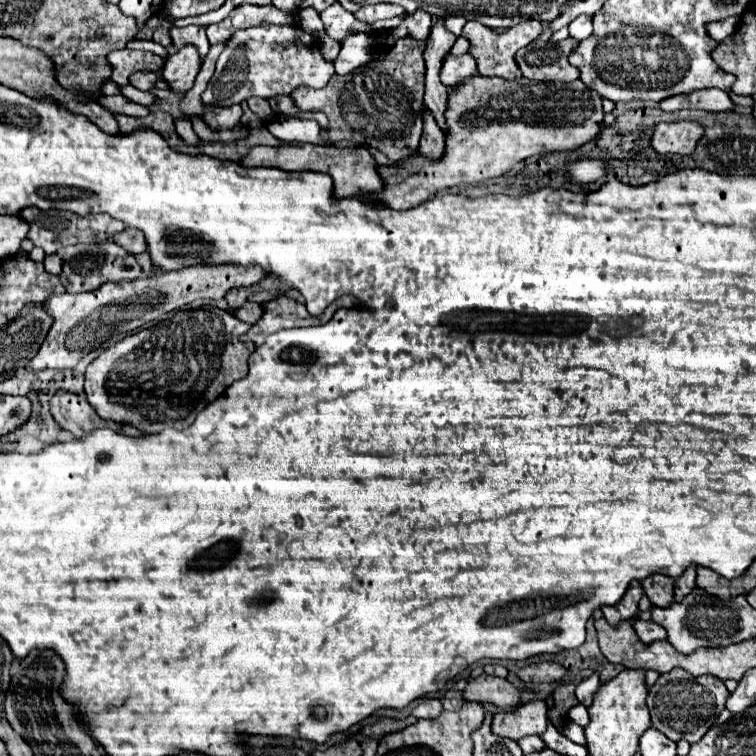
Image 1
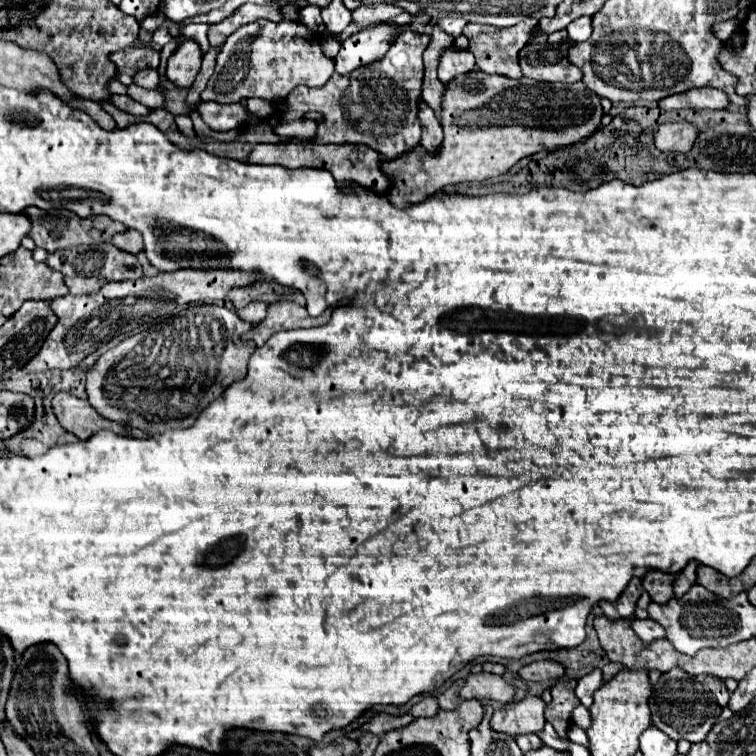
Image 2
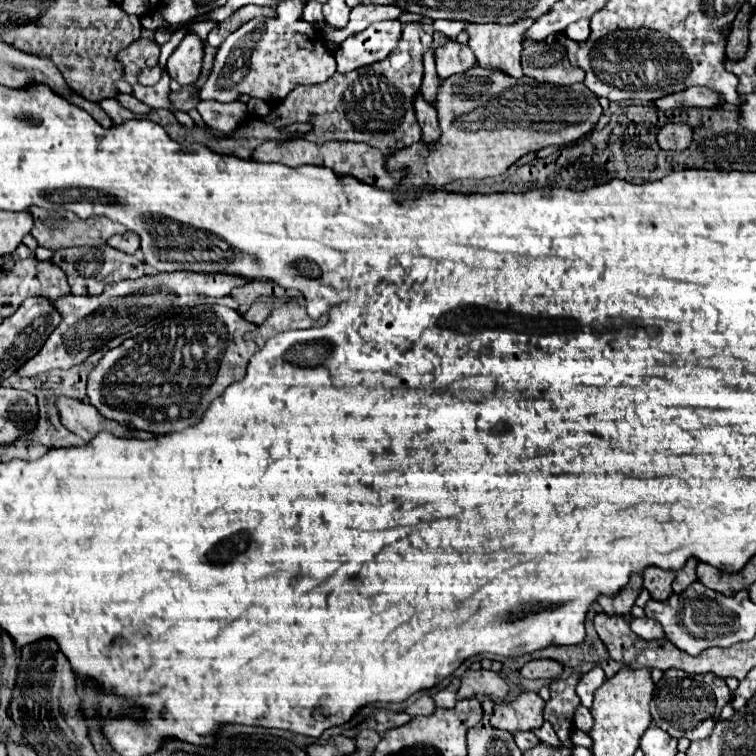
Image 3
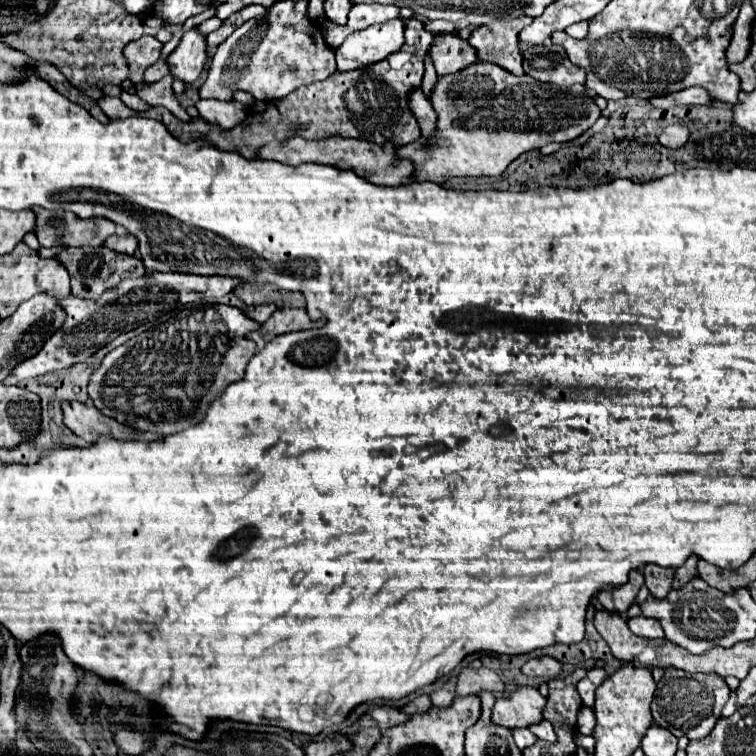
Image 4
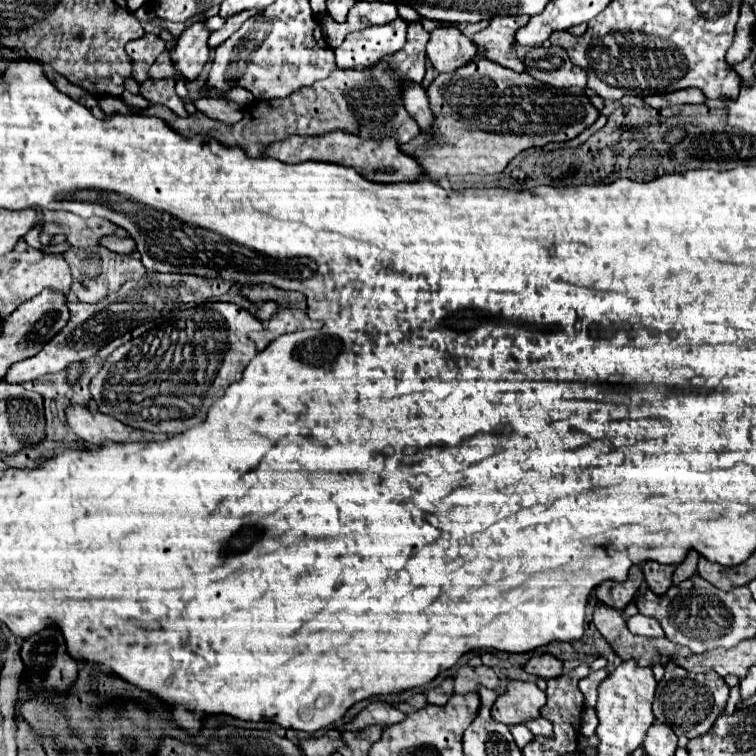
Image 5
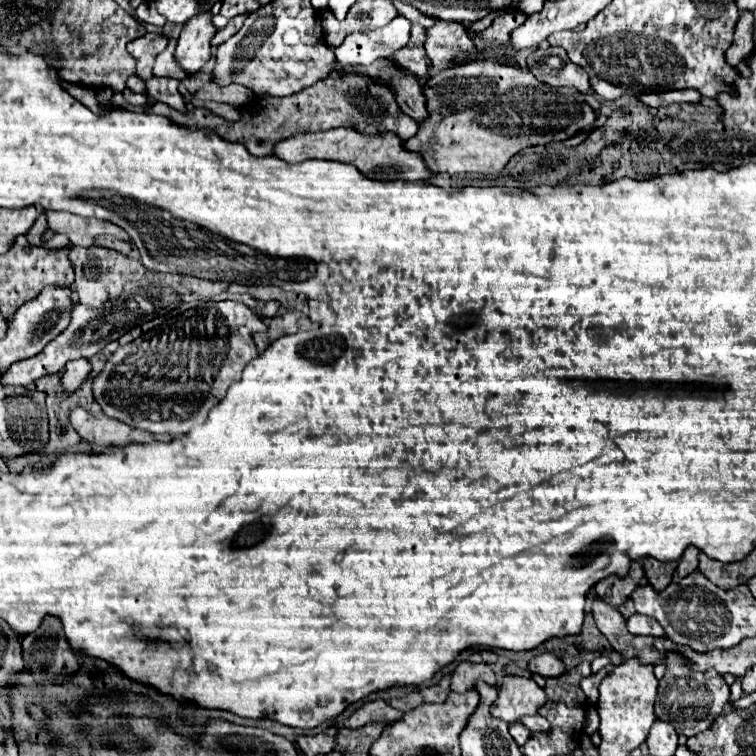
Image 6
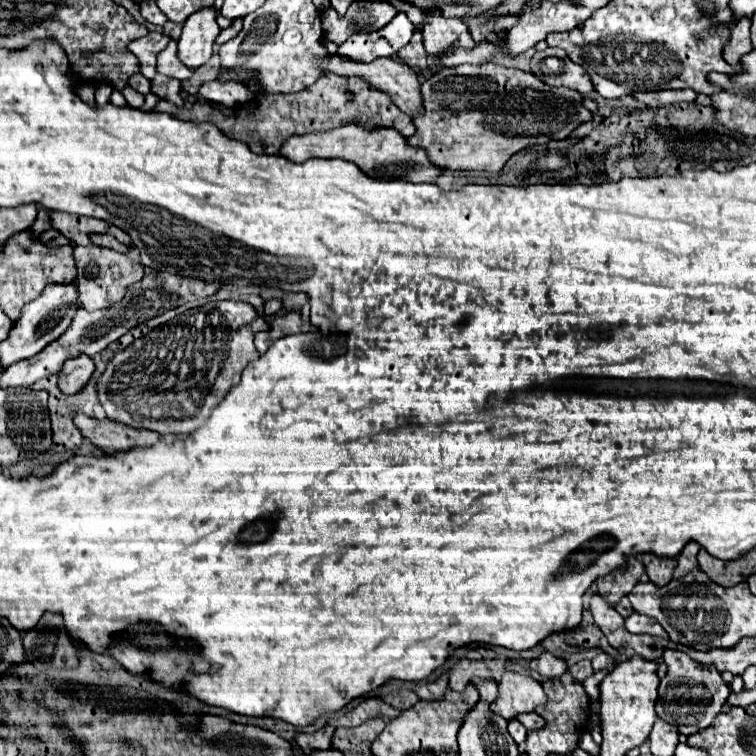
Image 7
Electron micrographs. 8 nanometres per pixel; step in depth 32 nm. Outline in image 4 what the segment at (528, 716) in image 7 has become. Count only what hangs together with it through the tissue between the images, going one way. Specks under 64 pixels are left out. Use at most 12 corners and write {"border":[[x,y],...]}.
{"border":[[548,720],[532,724],[530,730],[542,740],[554,742],[552,724]]}

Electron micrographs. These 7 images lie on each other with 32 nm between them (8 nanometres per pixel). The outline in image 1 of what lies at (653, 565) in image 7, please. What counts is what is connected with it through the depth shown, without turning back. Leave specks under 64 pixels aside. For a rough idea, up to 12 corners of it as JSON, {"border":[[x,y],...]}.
{"border":[[652,574],[642,588],[654,606],[674,600],[674,578]]}

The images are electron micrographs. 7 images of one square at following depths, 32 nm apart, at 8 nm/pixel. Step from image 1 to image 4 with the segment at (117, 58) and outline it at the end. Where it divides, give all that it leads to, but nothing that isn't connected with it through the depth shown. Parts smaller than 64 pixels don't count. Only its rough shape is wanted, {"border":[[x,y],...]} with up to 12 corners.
{"border":[[154,36],[126,44],[128,78],[140,84],[144,70],[160,58],[164,44]]}

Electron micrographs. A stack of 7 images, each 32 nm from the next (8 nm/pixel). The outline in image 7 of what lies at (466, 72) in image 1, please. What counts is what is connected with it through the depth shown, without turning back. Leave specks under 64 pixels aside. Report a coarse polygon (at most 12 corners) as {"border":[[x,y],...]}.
{"border":[[424,12],[424,48],[436,54],[474,40],[460,18]]}

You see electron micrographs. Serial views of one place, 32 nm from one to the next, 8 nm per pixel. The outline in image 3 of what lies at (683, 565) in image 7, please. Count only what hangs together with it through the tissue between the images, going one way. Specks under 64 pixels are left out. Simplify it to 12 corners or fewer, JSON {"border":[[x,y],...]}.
{"border":[[690,558],[672,584],[674,592],[682,592],[696,580],[696,558]]}

